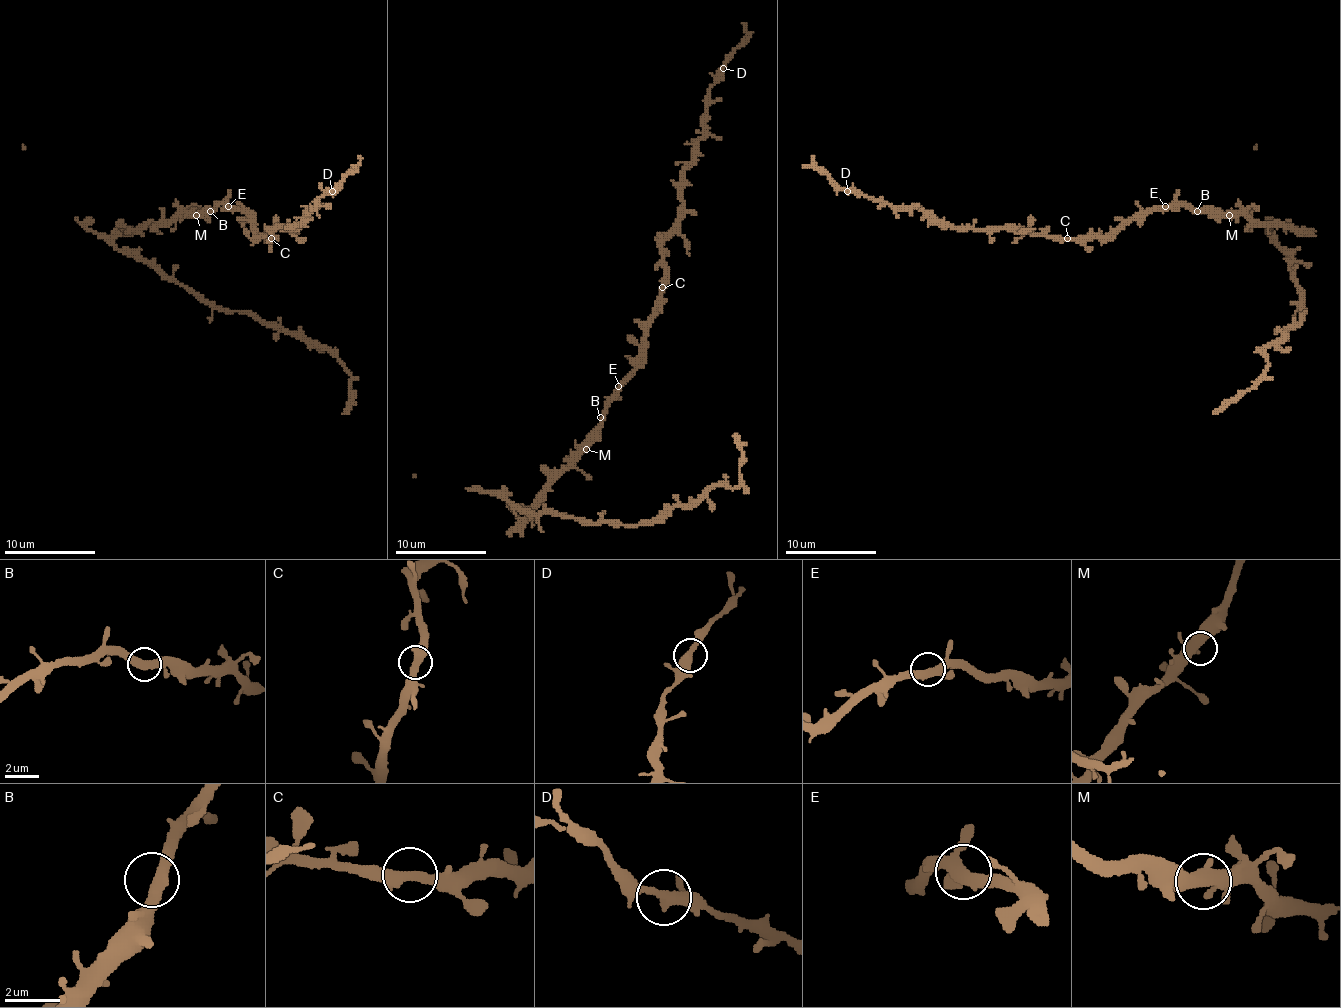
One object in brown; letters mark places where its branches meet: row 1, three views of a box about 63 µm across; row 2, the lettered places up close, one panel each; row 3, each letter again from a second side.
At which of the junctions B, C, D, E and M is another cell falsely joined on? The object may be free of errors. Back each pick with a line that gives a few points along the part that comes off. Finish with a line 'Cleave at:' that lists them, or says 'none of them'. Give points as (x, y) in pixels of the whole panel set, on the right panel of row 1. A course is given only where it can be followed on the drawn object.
Cleave at: none of them

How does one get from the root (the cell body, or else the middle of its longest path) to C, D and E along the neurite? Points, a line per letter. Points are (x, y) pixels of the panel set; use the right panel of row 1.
C: (1222, 215), (1188, 206), (1151, 208), (1145, 215), (1124, 220), (1103, 236), (1067, 238)
D: (1222, 215), (1188, 206), (1151, 208), (1103, 236), (1060, 238), (951, 229), (914, 206), (880, 204), (848, 190)
E: (1222, 215), (1188, 206), (1165, 206)

